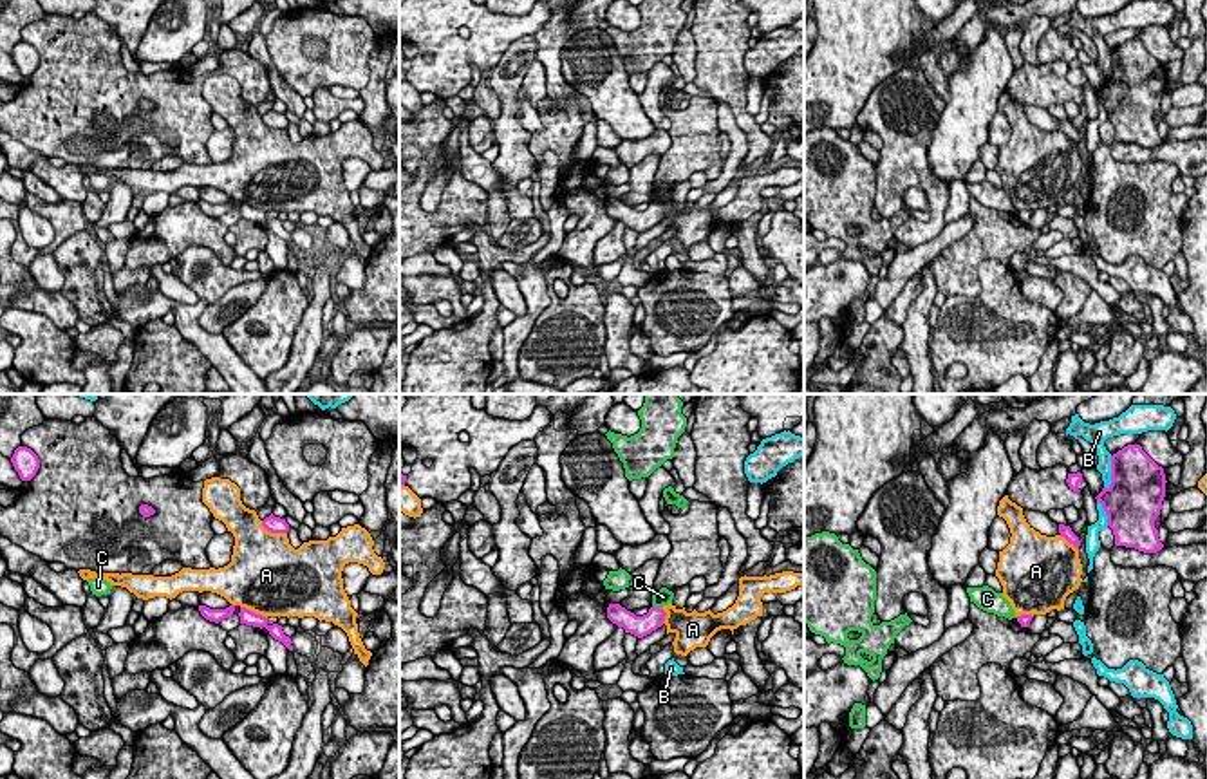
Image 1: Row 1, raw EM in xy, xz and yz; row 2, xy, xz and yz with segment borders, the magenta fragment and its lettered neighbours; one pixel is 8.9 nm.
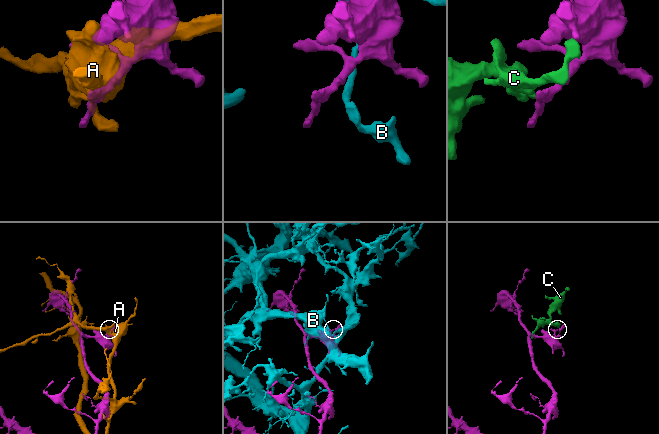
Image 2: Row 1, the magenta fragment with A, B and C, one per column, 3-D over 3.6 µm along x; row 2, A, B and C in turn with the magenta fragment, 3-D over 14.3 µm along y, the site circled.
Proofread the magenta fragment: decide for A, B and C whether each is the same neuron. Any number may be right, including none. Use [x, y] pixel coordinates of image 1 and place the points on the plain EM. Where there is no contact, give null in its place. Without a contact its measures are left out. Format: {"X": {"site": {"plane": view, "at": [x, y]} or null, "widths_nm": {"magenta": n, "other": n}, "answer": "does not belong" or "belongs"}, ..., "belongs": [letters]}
{"A": {"site": {"plane": "xy", "at": [273, 127]}, "widths_nm": {"magenta": 160, "other": 480}, "answer": "does not belong"}, "B": {"site": {"plane": "yz", "at": [1112, 67]}, "widths_nm": {"magenta": 480, "other": 130}, "answer": "does not belong"}, "C": {"site": {"plane": "xz", "at": [656, 203]}, "widths_nm": {"magenta": 190, "other": 160}, "answer": "does not belong"}, "belongs": []}

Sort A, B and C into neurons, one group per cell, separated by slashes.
A / B / C

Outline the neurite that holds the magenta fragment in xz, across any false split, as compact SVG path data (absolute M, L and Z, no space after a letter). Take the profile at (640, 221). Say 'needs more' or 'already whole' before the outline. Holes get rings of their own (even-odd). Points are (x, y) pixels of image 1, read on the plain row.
already whole | M609 199L607 213L638 233L643 233L663 221L667 208L661 202L650 202L647 210L636 211L620 199Z

